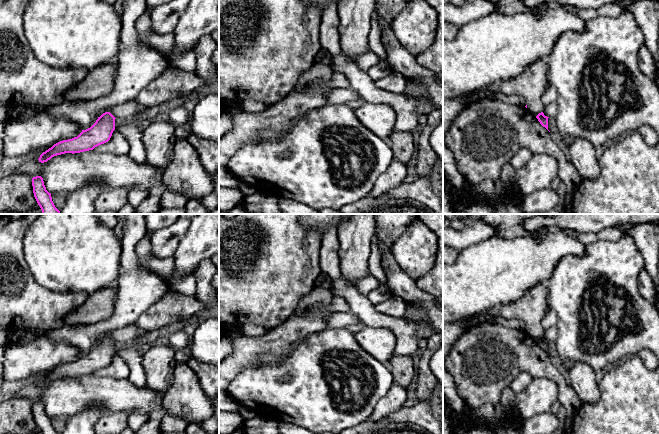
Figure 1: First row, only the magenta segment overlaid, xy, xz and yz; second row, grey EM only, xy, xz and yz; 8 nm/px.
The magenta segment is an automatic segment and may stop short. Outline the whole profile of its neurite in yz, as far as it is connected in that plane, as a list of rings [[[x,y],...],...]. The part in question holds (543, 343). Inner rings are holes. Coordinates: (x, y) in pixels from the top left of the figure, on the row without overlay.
[[[539,283],[530,288],[524,295],[511,303],[497,305],[487,311],[472,315],[479,322],[487,317],[500,319],[517,319],[526,326],[526,332],[548,354],[548,342],[543,335],[542,319],[549,304],[549,290],[546,283]]]

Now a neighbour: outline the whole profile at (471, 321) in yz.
[[[473,316],[467,317],[467,321],[466,321],[467,329],[474,327],[474,326],[482,325],[482,324],[502,324],[502,325],[504,325],[506,327],[510,327],[510,328],[520,328],[522,325],[522,323],[517,319],[507,320],[507,319],[487,317],[484,322],[479,322]]]

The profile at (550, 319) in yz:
[[[549,306],[546,315],[542,319],[542,327],[548,330],[552,326],[557,326],[557,316],[555,311]]]

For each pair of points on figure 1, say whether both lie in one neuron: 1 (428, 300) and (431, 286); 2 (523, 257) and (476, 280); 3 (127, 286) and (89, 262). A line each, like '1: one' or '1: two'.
1: two
2: one
3: two

